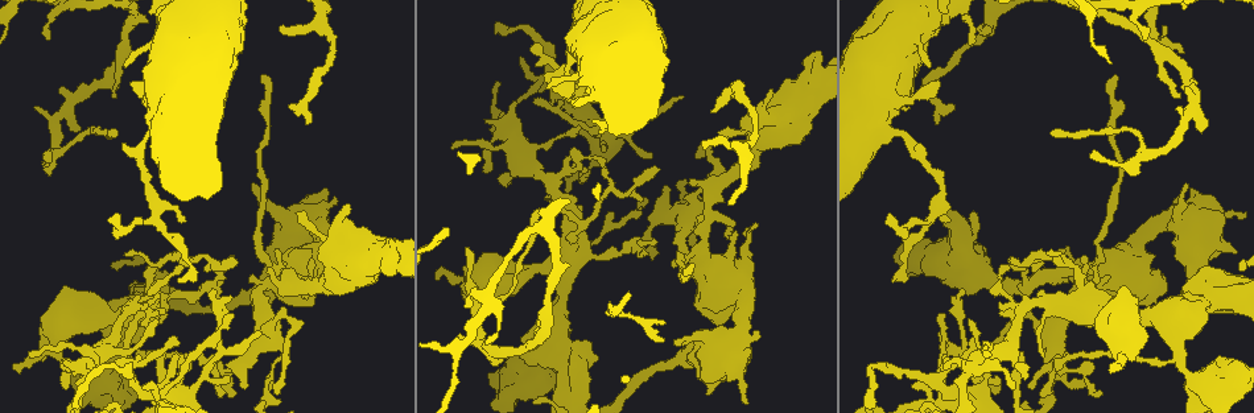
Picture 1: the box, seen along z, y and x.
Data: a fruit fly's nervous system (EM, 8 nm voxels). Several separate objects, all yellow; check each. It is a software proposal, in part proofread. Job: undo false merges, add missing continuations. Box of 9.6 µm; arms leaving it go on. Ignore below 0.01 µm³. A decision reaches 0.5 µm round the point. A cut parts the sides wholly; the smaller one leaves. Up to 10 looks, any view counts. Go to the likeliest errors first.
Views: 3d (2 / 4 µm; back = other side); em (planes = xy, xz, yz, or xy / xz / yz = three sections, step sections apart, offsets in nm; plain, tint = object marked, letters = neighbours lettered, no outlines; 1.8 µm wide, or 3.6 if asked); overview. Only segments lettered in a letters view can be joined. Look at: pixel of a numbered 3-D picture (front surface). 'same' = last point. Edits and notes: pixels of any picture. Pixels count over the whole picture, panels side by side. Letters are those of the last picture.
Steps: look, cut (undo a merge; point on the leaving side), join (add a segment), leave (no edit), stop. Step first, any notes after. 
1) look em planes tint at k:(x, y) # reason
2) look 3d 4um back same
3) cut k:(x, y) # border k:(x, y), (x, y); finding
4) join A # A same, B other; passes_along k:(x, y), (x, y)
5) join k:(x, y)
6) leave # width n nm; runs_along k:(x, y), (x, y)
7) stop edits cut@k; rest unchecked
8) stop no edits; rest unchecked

look em planes letters at 1:(290, 105) # end of a long branch

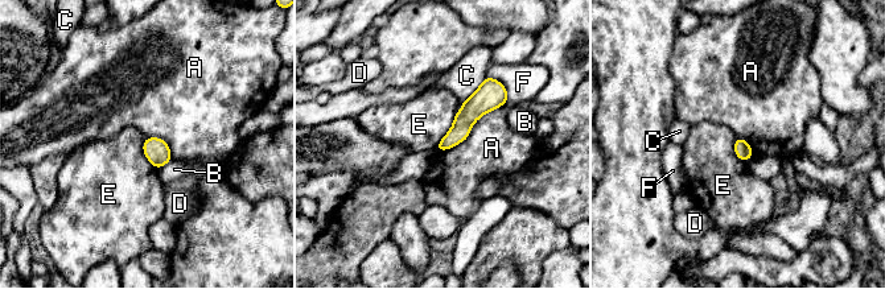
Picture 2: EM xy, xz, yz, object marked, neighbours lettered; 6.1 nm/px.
leave # A other, B other, C other, D other, E other, F other; border 2:(457, 111), (452, 127), (433, 148); no lettered segment goes on from it

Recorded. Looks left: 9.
look em planes letters at 1:(583, 181) # tapers out

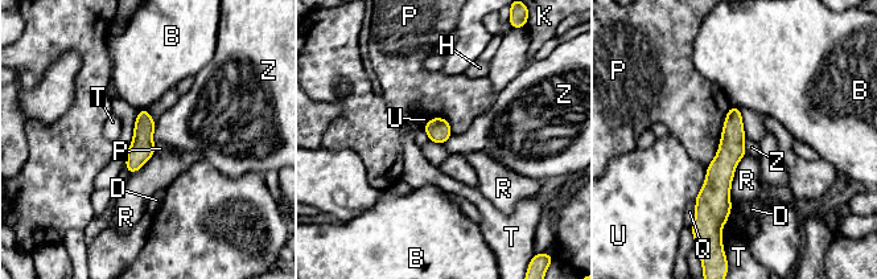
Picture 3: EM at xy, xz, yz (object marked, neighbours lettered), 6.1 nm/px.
leave # width 140 nm; longest_contact P 400 nm; B other, D other, H other, K other, P other, Q other, R other, T other, U other, Z other; none of them fits

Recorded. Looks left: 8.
look 3d 4um at 1:(533, 100) # an open end

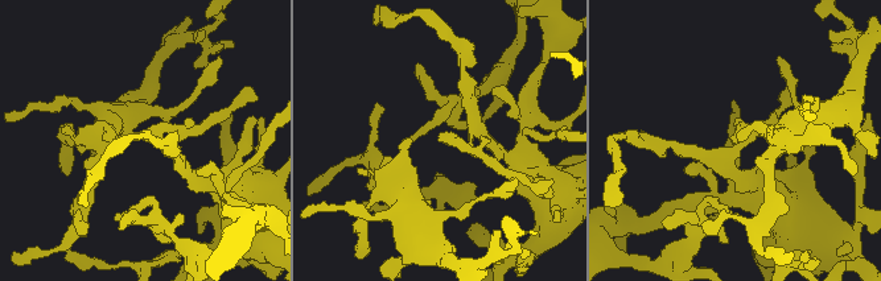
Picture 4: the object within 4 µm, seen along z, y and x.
look em 3.6um planes letters at 4:(733, 136)

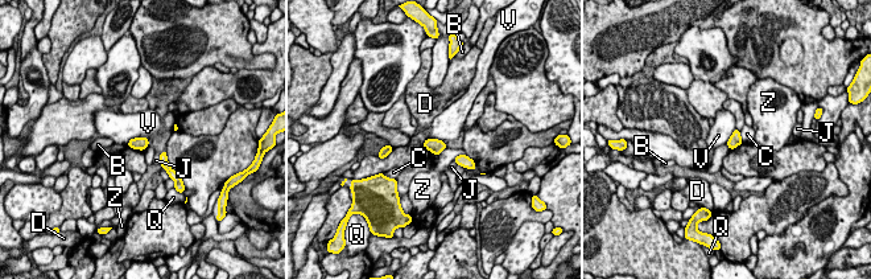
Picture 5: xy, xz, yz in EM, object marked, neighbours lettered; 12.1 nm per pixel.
leave # width 140 nm; B other, C other, D other, J other, Q other, V other, Z other; border 5:(444, 142), (426, 139), (421, 146); none of them fits

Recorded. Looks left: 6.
look 3d 4um at 1:(316, 255) # calibre changes

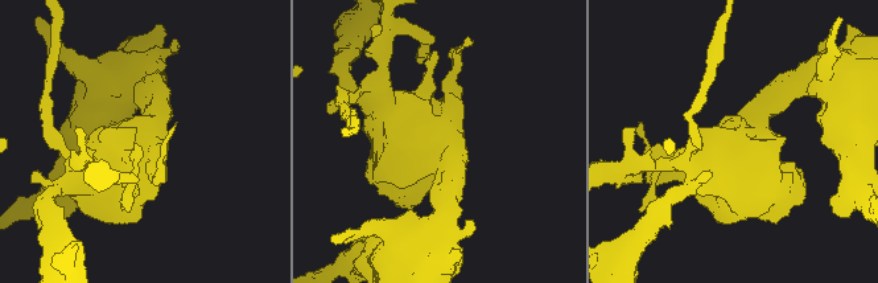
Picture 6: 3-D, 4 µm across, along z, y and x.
look em 3.6um yz step 8 tint at 6:(437, 150) # shape alone is not enough

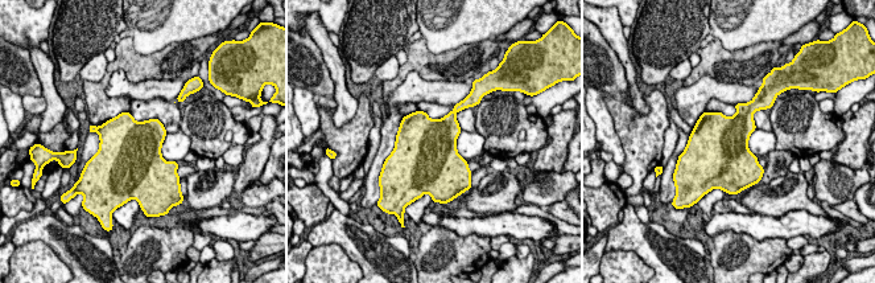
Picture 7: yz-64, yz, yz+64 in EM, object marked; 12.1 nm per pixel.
look em 3.6um planes letters same

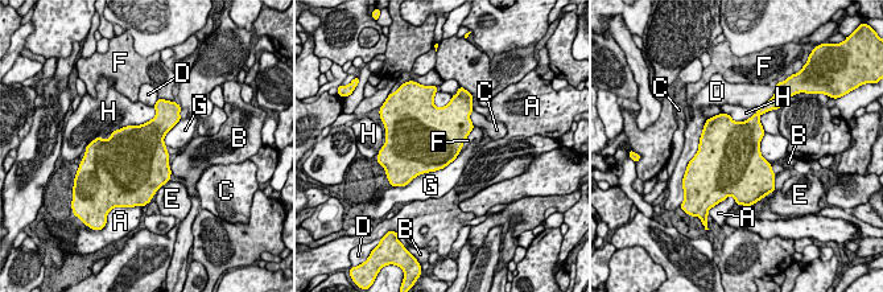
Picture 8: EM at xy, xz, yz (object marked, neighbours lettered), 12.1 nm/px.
leave # width 700 nm; A other, B other, C other, D other, E other, F other, G other, H other; border 8:(462, 148), (442, 168), (411, 180); one neuron here

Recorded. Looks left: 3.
stop no edits; rest unchecked

